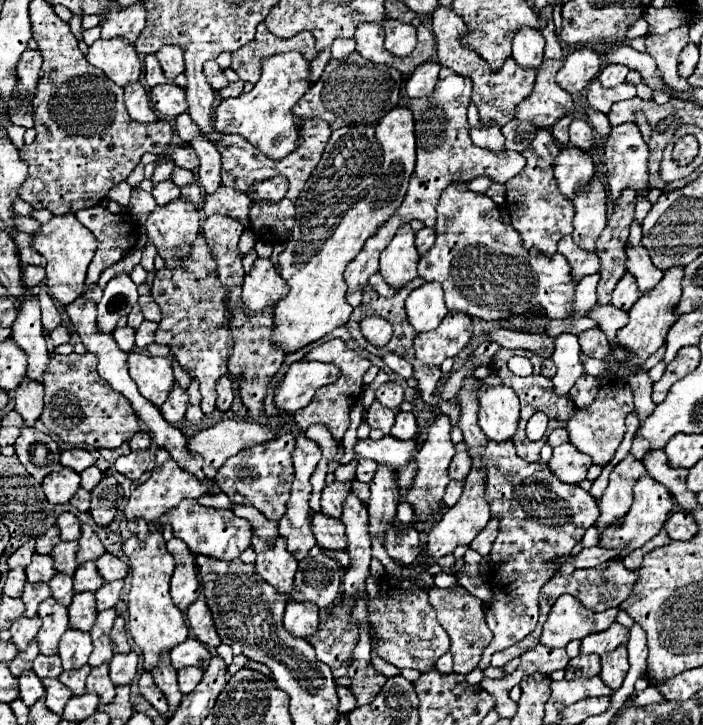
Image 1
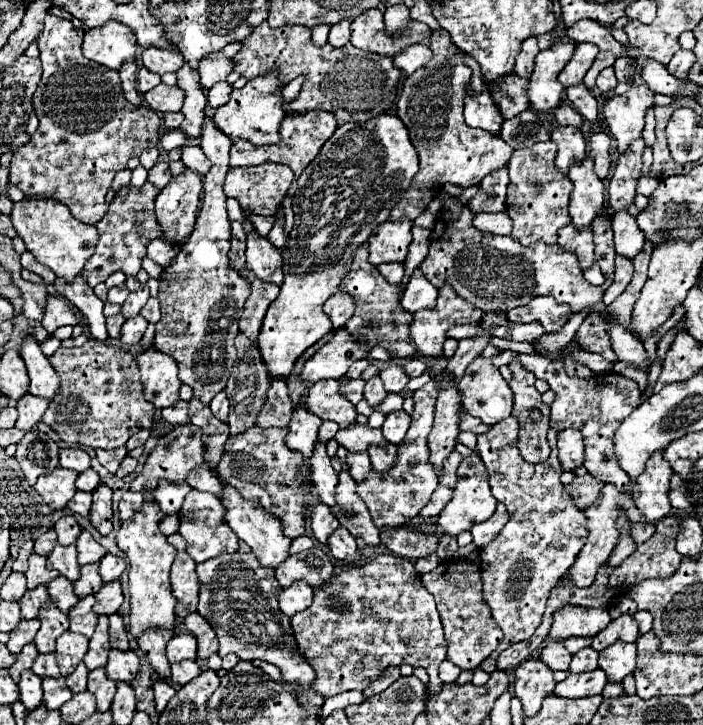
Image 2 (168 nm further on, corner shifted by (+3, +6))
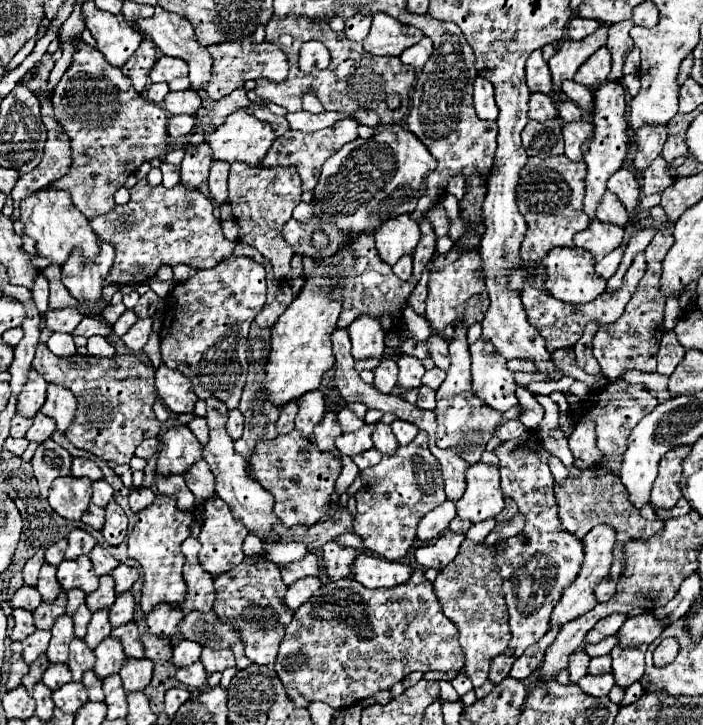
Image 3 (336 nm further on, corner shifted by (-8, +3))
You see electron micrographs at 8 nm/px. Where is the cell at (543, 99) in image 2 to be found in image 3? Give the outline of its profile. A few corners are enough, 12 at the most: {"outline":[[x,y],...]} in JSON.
{"outline":[[608,25],[580,41],[564,39],[548,61],[554,91],[606,45]]}

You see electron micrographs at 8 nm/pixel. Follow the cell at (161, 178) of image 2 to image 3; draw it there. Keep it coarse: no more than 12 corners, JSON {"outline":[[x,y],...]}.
{"outline":[[162,163],[164,187],[176,187],[180,183],[180,167]]}

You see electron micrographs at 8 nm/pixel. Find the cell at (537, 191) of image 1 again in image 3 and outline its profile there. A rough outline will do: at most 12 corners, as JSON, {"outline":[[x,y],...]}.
{"outline":[[530,157],[516,189],[520,257],[540,261],[590,225],[586,165]]}

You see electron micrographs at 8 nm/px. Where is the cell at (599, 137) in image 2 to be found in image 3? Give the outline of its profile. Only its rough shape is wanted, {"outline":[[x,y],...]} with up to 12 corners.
{"outline":[[628,169],[616,171],[608,189],[618,195],[636,223],[640,185]]}

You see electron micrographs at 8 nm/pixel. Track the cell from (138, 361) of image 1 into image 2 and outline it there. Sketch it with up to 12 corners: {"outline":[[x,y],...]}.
{"outline":[[139,352],[145,398],[159,410],[179,400],[177,362]]}

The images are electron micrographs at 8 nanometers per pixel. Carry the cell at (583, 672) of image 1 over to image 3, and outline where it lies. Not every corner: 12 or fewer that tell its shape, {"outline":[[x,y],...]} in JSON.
{"outline":[[610,655],[590,659],[590,673],[610,671]]}

